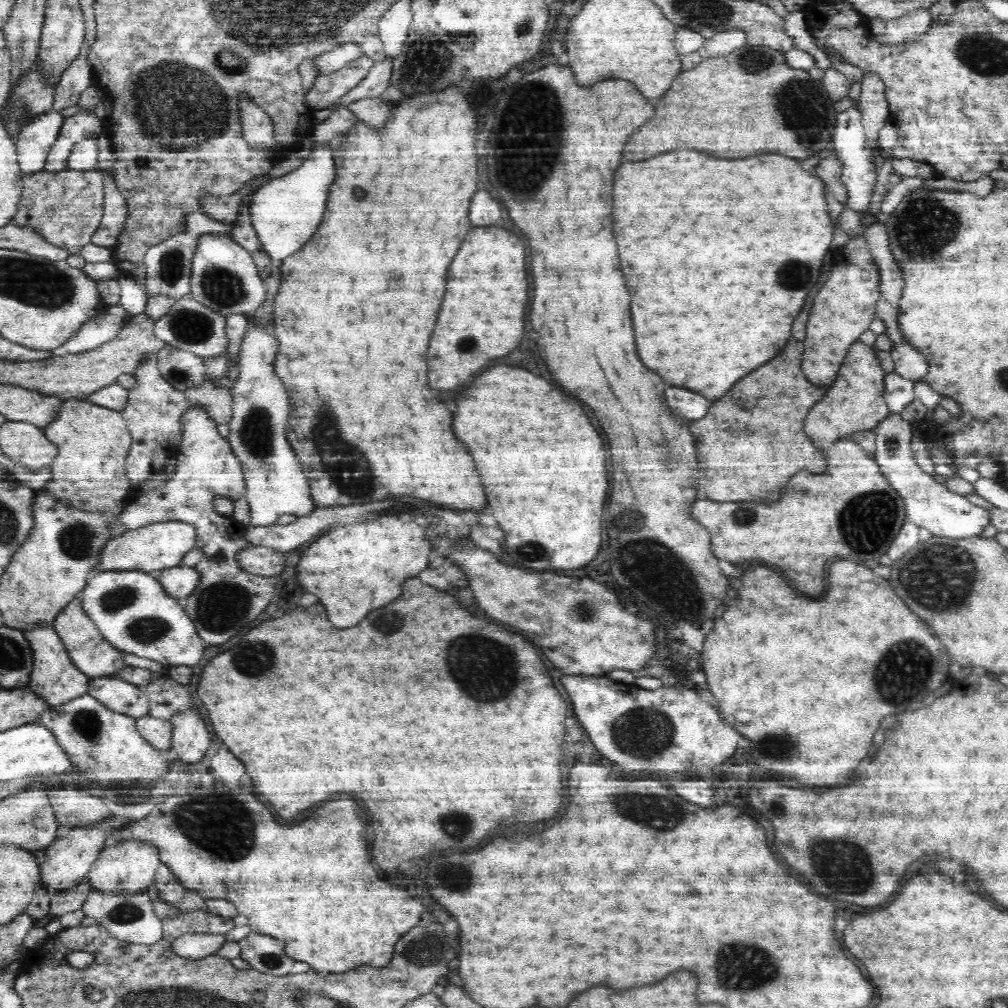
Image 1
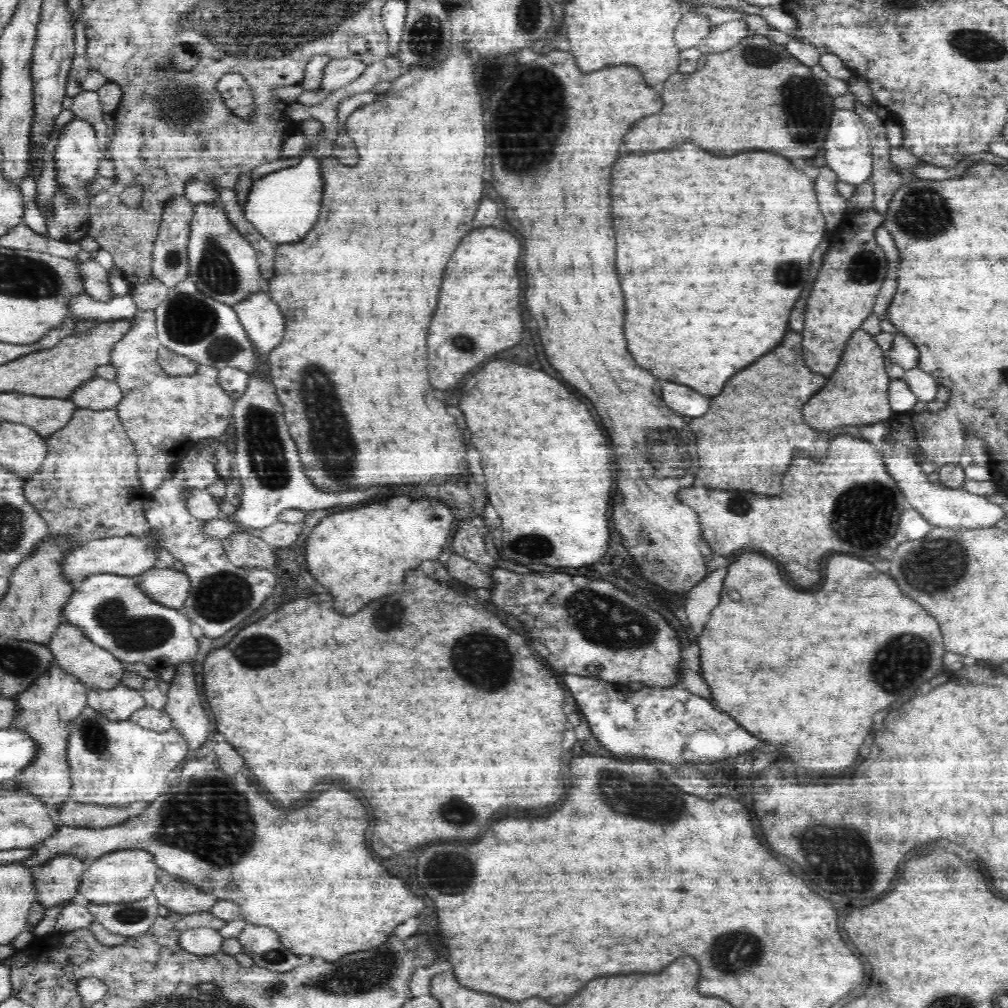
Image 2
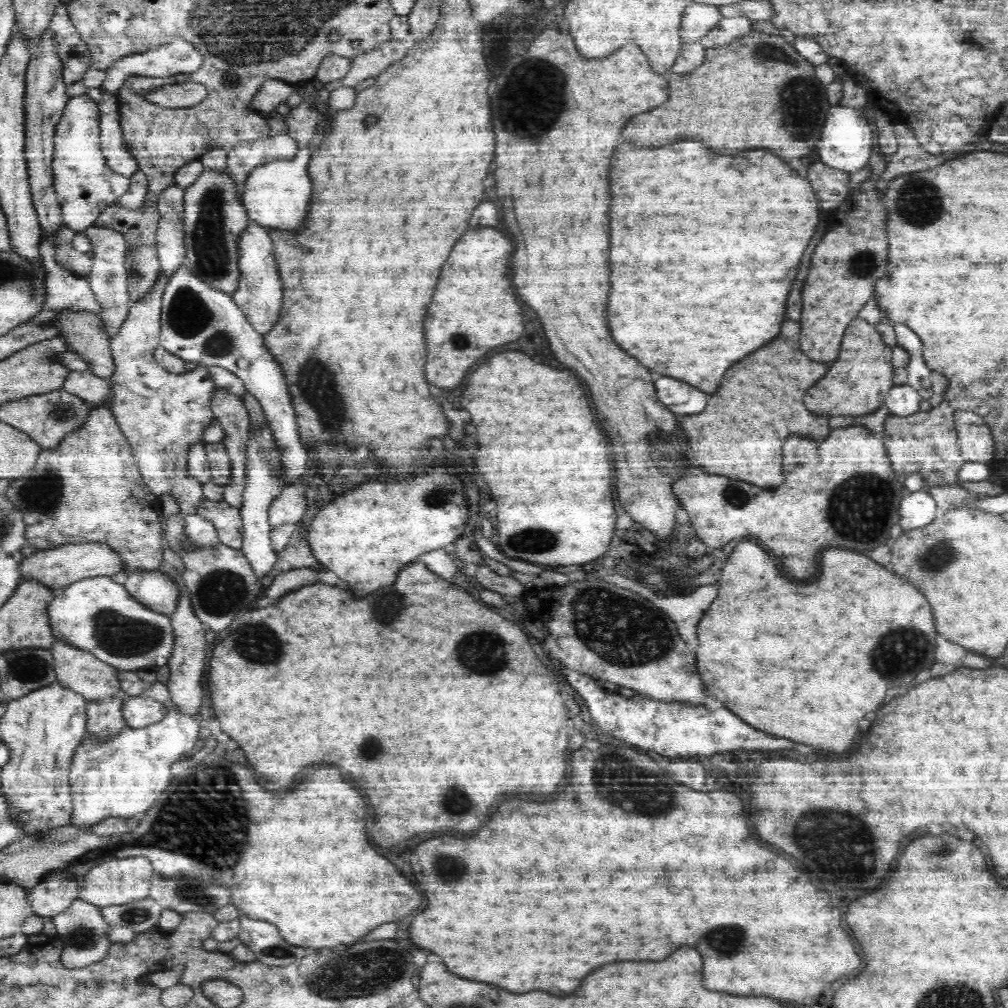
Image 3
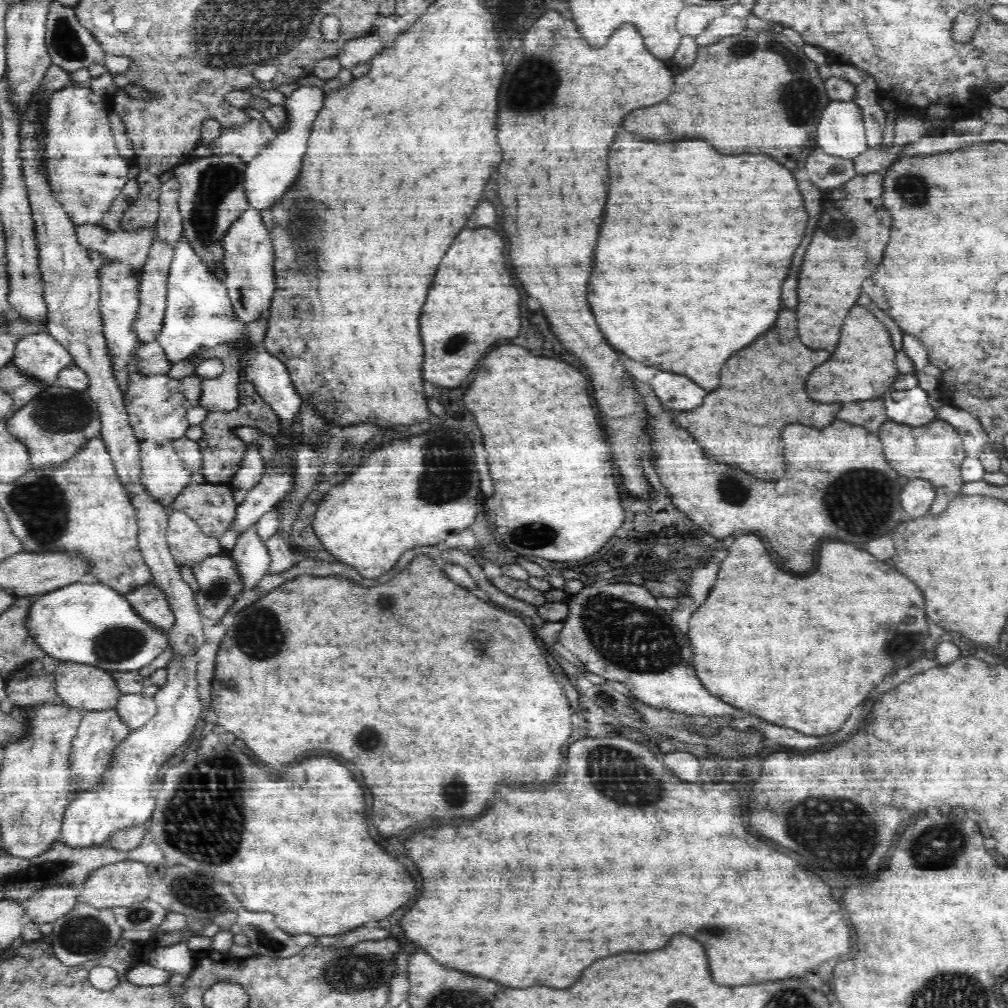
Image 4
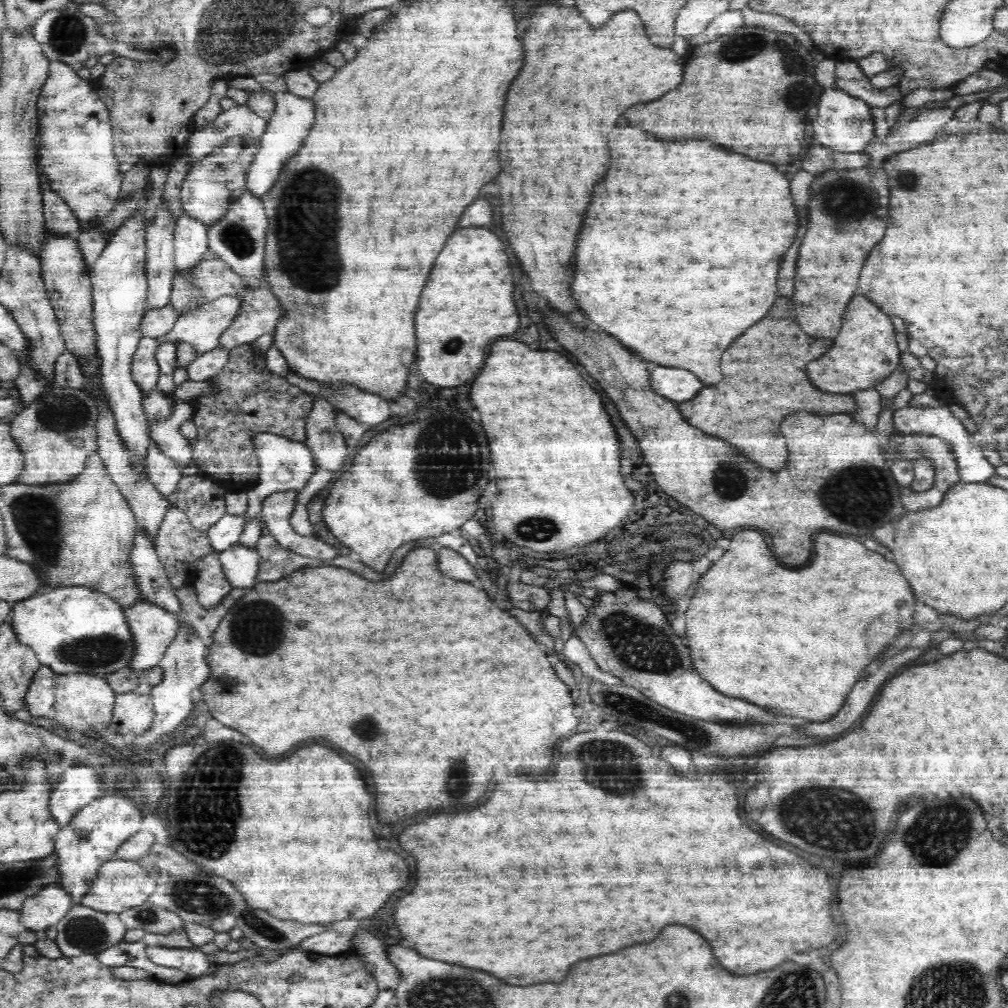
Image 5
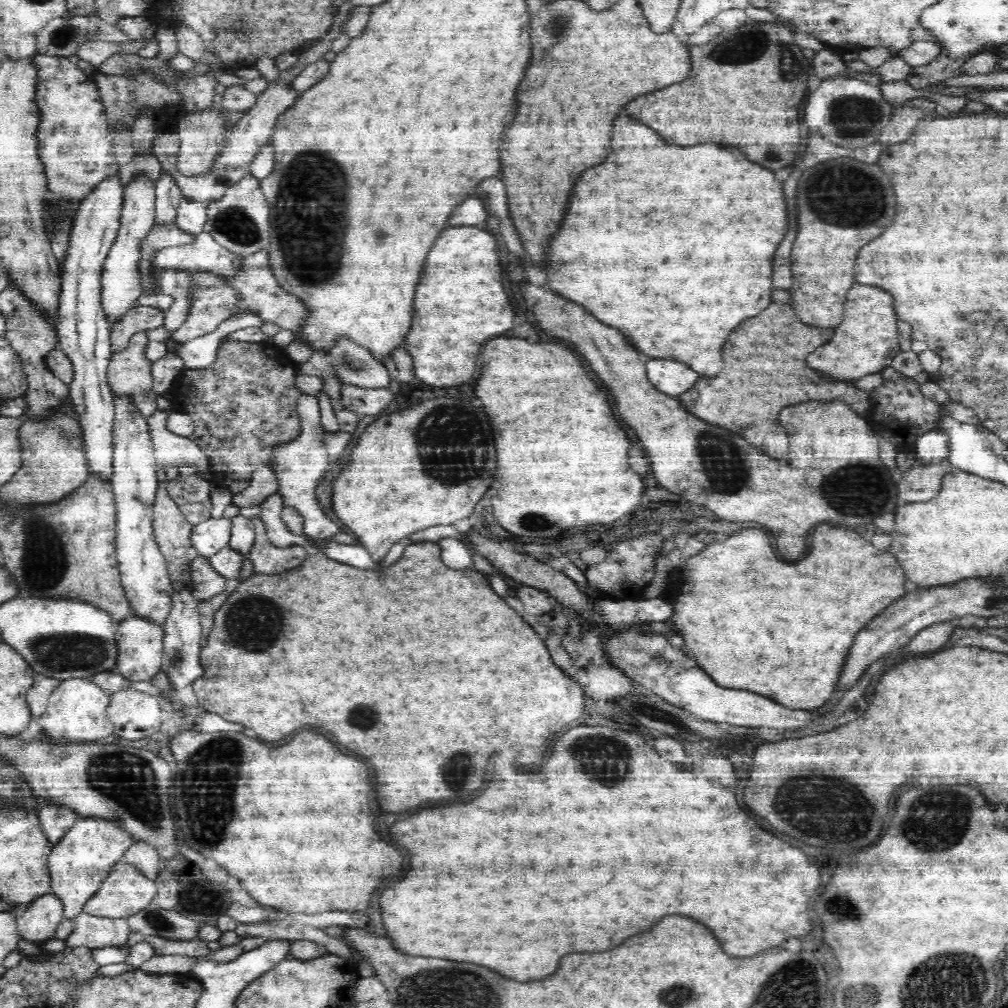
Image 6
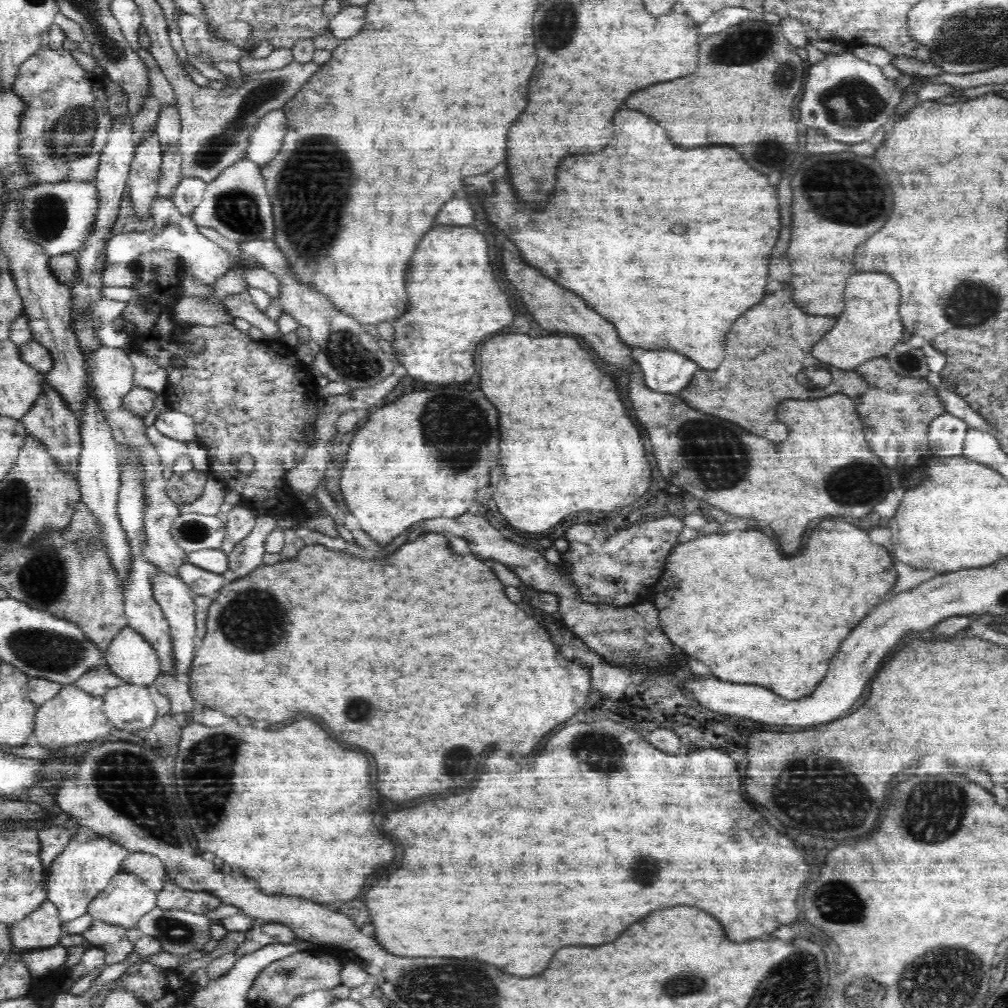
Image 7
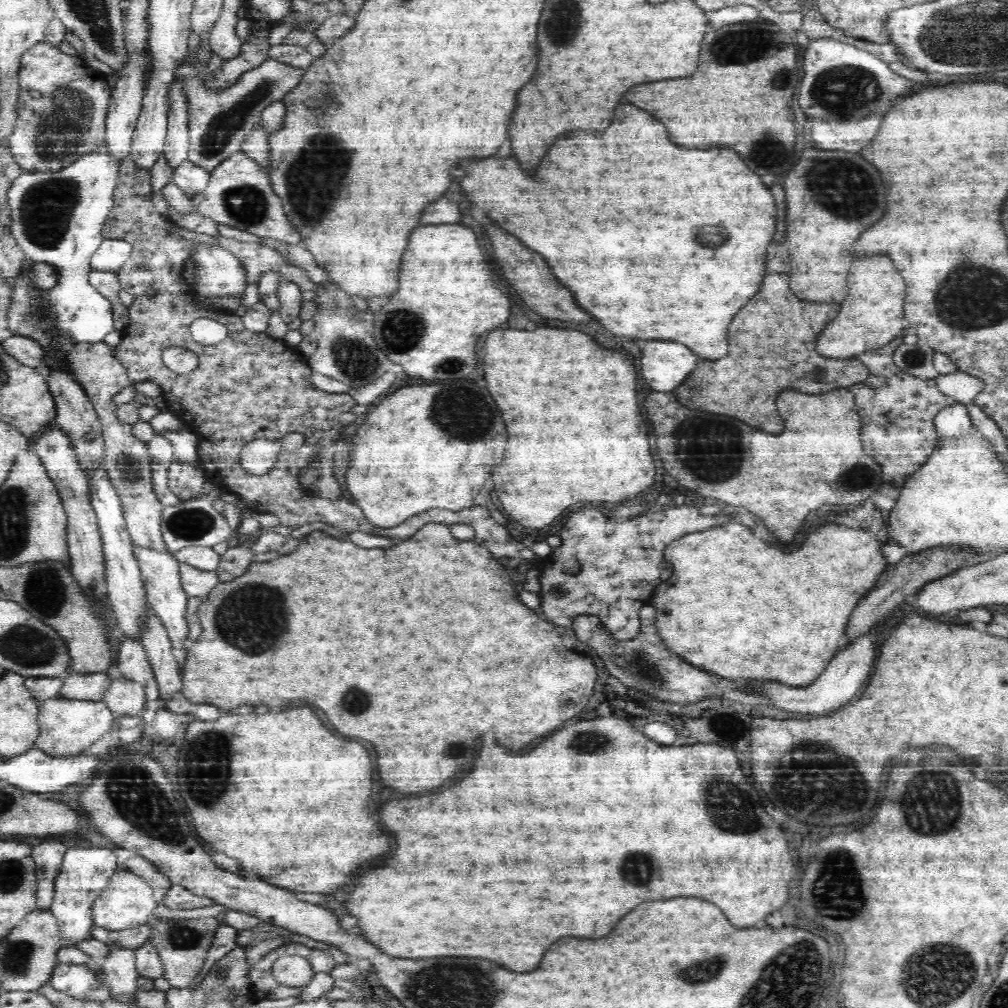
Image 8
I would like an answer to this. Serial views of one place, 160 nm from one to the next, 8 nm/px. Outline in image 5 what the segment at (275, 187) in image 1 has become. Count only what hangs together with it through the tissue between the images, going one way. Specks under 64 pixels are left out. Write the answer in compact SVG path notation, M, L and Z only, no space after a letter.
M276 92L274 97L276 108L267 120L266 130L261 136L260 150L247 172L247 189L260 196L274 186L280 174L280 168L284 166L288 156L292 156L300 148L314 120L314 107L310 99L299 98L288 92Z

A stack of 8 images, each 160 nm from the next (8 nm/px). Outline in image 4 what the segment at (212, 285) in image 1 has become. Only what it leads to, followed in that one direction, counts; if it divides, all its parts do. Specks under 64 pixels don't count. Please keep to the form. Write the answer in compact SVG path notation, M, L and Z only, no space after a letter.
M232 152L210 154L208 158L198 156L178 165L171 173L180 183L179 211L183 216L184 239L212 273L224 262L222 237L249 207L244 188L246 167L247 163Z

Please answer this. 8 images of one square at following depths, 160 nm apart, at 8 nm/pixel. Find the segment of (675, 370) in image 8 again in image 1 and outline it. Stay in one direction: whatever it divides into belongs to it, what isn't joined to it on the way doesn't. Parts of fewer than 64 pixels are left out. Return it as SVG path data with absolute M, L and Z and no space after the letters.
M670 386L666 390L666 400L668 400L668 406L672 408L672 412L678 412L690 420L704 418L712 406L712 402L706 400L704 396L684 390L684 388L676 388L676 386Z

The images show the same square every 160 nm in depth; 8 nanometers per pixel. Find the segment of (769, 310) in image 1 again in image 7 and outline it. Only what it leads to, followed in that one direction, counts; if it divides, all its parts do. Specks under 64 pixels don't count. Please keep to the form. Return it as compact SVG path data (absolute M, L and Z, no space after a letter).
M618 110L614 116L614 134L608 146L600 152L584 152L572 154L560 160L556 168L556 184L552 194L548 196L544 206L532 206L520 200L514 192L510 178L500 178L492 186L492 192L480 194L482 208L488 208L488 218L498 224L500 230L518 246L528 264L542 268L558 284L574 290L580 298L586 300L590 308L594 308L600 316L614 324L618 338L624 344L640 346L640 348L676 348L684 352L688 358L696 360L702 368L716 370L724 360L724 340L726 332L734 324L734 320L746 312L752 304L758 304L764 296L766 278L768 278L768 260L770 252L778 240L780 232L780 214L778 214L778 196L774 186L768 184L768 178L756 170L752 170L740 152L728 146L706 146L706 148L680 148L668 140L666 130L652 120L650 116L636 110Z

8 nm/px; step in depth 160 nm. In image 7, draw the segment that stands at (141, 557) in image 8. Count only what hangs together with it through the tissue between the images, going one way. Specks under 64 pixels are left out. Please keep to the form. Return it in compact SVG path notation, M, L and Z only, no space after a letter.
M155 564L154 571L151 577L152 597L160 605L166 620L169 622L177 660L177 672L188 675L196 649L196 645L193 643L196 634L194 603L192 602L194 594L190 592L178 574L166 573L161 566L155 566Z

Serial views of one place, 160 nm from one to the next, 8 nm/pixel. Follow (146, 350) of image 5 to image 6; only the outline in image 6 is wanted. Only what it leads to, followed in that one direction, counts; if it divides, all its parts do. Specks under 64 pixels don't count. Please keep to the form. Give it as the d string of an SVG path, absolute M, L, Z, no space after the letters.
M136 333L122 351L113 353L106 366L106 385L115 399L128 399L144 419L155 413L156 395L150 392L151 361L144 356L147 334Z

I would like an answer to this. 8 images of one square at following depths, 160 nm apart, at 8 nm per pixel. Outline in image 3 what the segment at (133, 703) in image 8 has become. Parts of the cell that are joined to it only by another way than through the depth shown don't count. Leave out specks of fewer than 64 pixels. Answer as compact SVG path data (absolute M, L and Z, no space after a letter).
M129 696L122 706L127 727L148 727L165 718L164 703L144 696Z

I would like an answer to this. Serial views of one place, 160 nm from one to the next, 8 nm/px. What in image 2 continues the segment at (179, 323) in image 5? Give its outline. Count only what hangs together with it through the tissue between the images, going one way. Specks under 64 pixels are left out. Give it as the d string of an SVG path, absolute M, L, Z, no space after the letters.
M261 289L234 304L234 310L255 351L269 358L272 348L280 344L285 331L285 318L279 305Z

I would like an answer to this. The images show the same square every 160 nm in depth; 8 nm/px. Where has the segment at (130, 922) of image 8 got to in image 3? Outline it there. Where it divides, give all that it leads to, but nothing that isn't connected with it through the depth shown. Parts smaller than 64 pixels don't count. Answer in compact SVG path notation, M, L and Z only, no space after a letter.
M144 857L112 859L93 866L81 879L79 899L98 907L132 903L135 900L148 898L154 867Z

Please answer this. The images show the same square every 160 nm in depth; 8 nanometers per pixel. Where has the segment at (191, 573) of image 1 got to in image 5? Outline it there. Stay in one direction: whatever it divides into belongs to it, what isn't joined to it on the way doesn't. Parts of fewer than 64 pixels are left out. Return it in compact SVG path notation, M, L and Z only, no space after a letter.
M139 600L133 607L124 609L124 619L126 619L128 631L132 635L132 658L126 668L139 676L147 670L159 666L159 662L178 630L177 617L156 605Z

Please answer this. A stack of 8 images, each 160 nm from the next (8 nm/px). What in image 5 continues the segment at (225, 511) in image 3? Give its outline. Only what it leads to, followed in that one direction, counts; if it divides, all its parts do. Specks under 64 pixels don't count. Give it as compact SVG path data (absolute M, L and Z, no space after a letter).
M182 476L174 492L166 499L170 506L187 515L188 521L195 529L206 531L226 514L225 493L210 478Z

